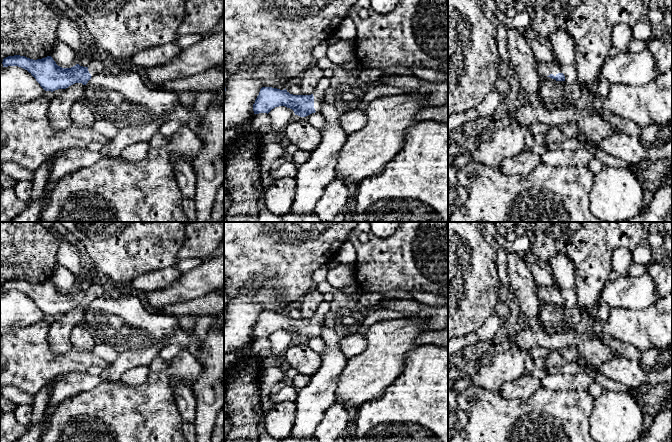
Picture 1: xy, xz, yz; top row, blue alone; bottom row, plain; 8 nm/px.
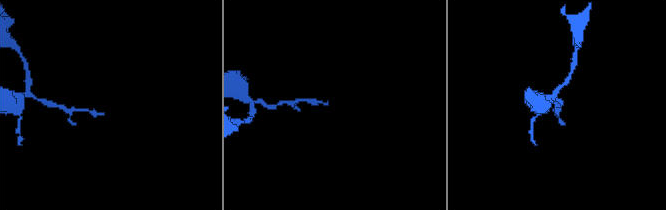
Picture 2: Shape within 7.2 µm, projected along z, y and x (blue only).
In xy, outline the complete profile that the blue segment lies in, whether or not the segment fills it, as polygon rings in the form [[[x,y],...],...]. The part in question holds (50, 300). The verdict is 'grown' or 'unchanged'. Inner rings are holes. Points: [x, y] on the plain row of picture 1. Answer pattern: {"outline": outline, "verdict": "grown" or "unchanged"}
{"outline": [[[14,279],[3,283],[3,291],[18,290],[27,294],[45,315],[66,313],[75,307],[86,309],[92,300],[105,295],[104,281],[98,280],[87,290],[79,288],[71,292],[62,292],[51,280],[33,284],[25,280]]], "verdict": "grown"}

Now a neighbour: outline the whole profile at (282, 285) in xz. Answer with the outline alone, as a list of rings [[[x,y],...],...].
[[[224,222],[224,290],[228,298],[254,283],[260,275],[273,272],[269,284],[278,292],[281,303],[300,302],[314,285],[313,274],[323,265],[335,260],[341,245],[359,222]]]

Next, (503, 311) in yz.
[[[503,286],[501,292],[498,294],[498,301],[496,306],[496,315],[499,316],[503,320],[503,322],[511,315],[508,306],[509,298],[509,293]]]

